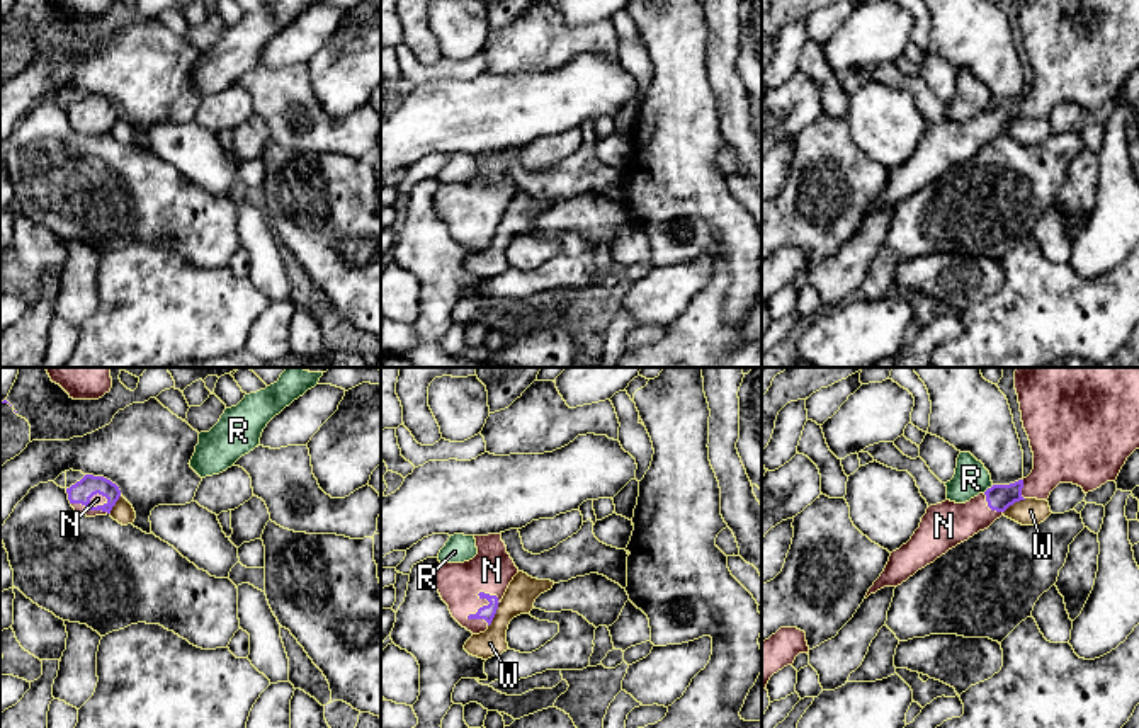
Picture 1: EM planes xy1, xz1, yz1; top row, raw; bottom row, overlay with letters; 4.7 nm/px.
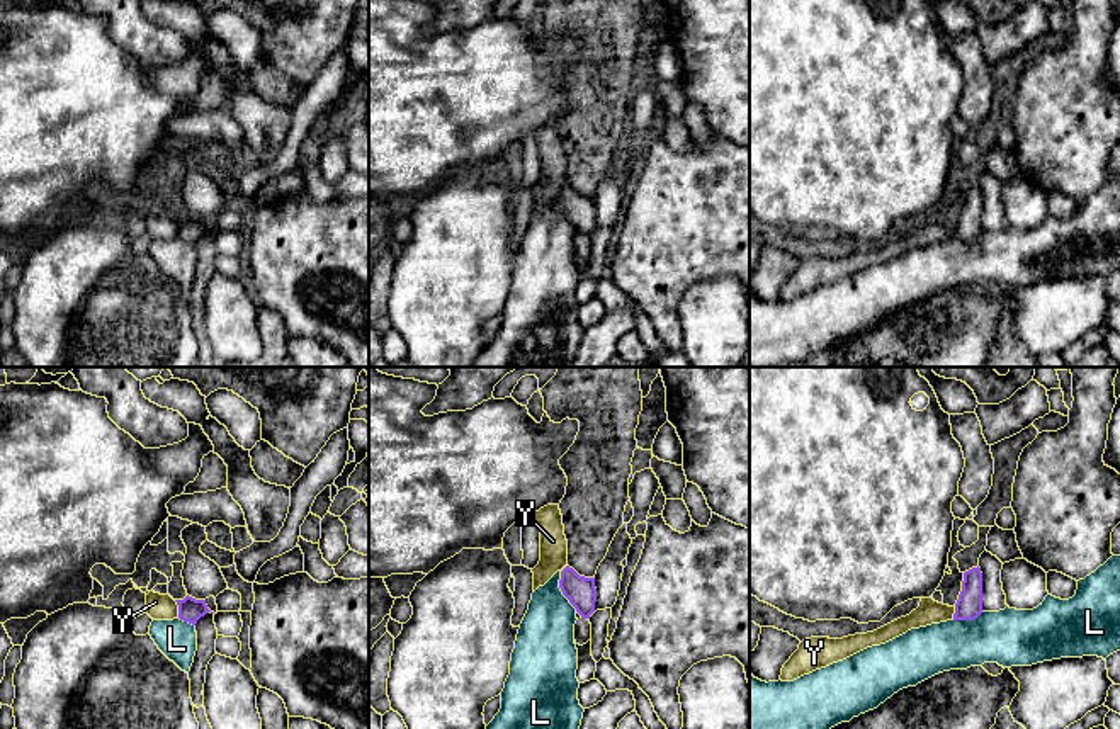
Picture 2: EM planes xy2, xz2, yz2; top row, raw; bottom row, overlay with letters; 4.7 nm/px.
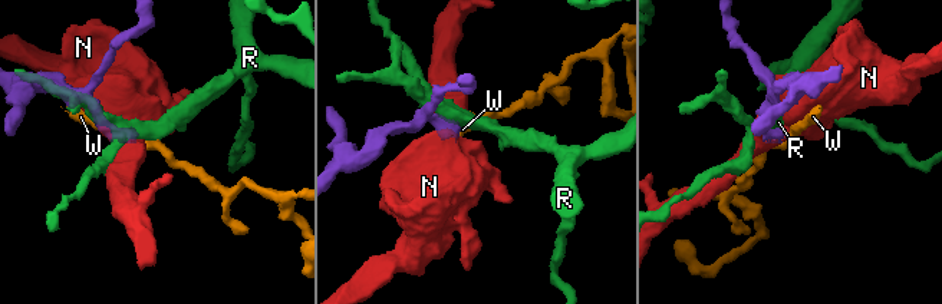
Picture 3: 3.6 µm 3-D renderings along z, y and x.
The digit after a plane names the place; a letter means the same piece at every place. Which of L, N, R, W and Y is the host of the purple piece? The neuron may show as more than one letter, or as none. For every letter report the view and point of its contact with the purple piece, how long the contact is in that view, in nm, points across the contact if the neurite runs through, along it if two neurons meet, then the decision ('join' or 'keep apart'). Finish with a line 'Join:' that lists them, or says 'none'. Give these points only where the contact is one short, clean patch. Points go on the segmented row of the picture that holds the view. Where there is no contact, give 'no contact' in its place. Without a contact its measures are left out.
L: contact xz2 (560, 587); length 220 nm; border xz2 (566, 565), (561, 571), (560, 590), (576, 610); keep apart
N: contact xz1 (485, 597); length 190 nm; join
R: contact yz1 (988, 489); length 70 nm; border yz1 (993, 485), (983, 492); keep apart
W: contact xz1 (495, 613); length 130 nm; border xz1 (500, 602), (488, 626); keep apart
Y: contact xy2 (179, 609); length 80 nm; border xy2 (174, 600), (179, 615); keep apart
Join: N

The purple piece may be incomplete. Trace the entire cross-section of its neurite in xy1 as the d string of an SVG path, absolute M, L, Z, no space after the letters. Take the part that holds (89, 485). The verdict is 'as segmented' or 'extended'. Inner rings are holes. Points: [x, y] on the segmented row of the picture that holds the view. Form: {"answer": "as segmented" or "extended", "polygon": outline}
{"answer": "extended", "polygon": "M85 475L66 488L68 500L75 512L87 517L107 515L121 497L116 483L104 476Z"}

